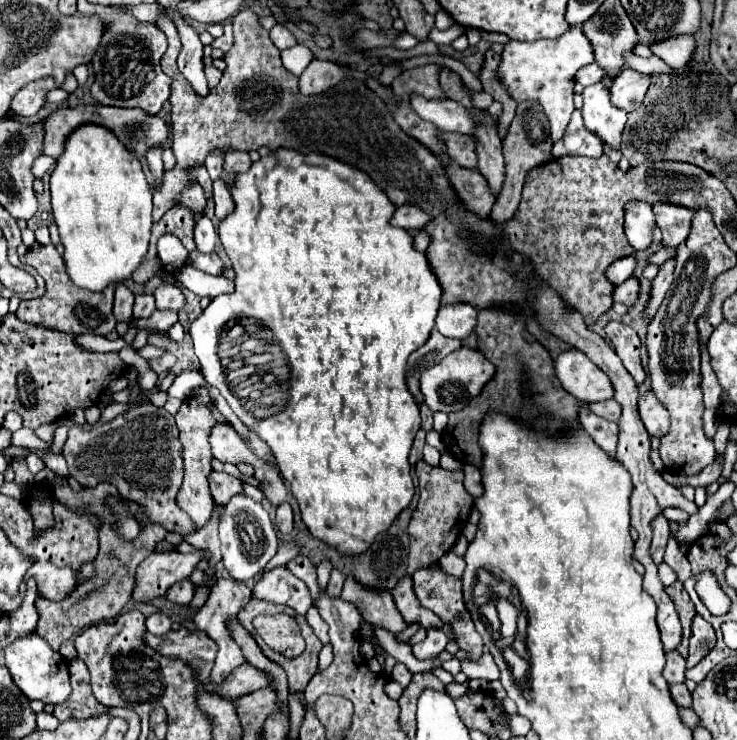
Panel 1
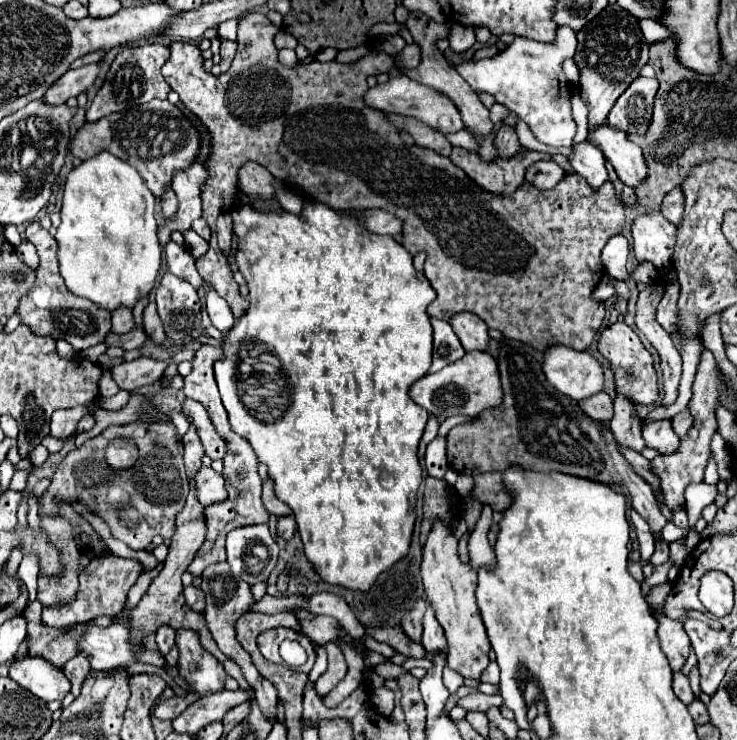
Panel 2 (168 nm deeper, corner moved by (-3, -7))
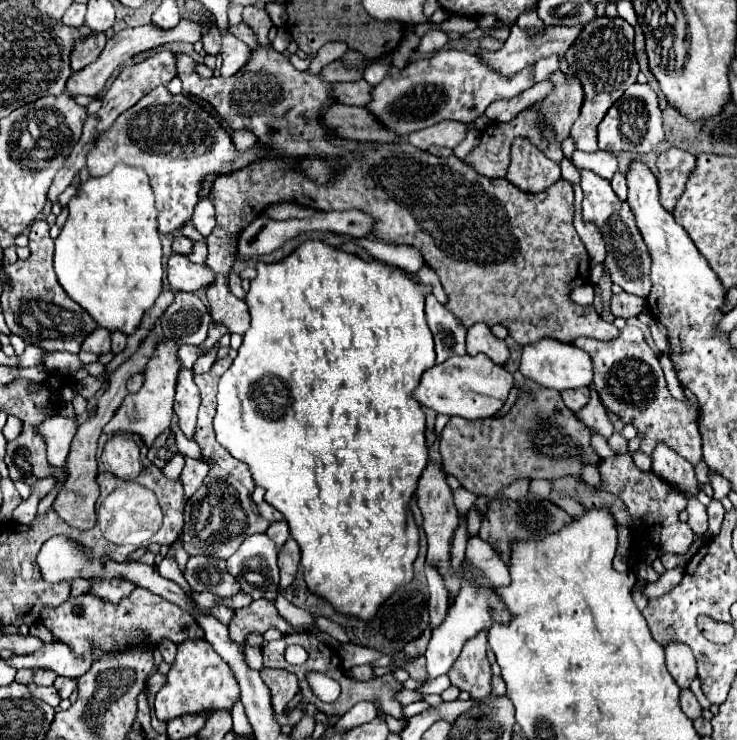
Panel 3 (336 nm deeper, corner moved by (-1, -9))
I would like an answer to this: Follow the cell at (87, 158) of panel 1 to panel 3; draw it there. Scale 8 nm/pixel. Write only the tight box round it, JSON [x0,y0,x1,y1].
[54,163,164,335]

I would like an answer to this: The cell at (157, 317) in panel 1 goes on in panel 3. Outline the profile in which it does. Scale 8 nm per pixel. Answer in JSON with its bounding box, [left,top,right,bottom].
[82,327,110,355]

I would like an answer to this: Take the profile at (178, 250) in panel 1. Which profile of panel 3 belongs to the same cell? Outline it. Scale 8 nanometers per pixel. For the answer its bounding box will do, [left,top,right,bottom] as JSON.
[166,253,212,293]

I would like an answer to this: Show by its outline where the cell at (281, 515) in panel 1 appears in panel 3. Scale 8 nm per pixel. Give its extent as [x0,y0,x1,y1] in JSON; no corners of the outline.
[266,521,290,547]

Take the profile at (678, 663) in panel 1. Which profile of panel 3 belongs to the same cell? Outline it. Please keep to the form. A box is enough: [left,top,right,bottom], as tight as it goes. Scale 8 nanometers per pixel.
[680,689,702,719]

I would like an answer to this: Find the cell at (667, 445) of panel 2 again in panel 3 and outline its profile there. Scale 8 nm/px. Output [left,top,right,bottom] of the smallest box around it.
[652,443,698,495]

